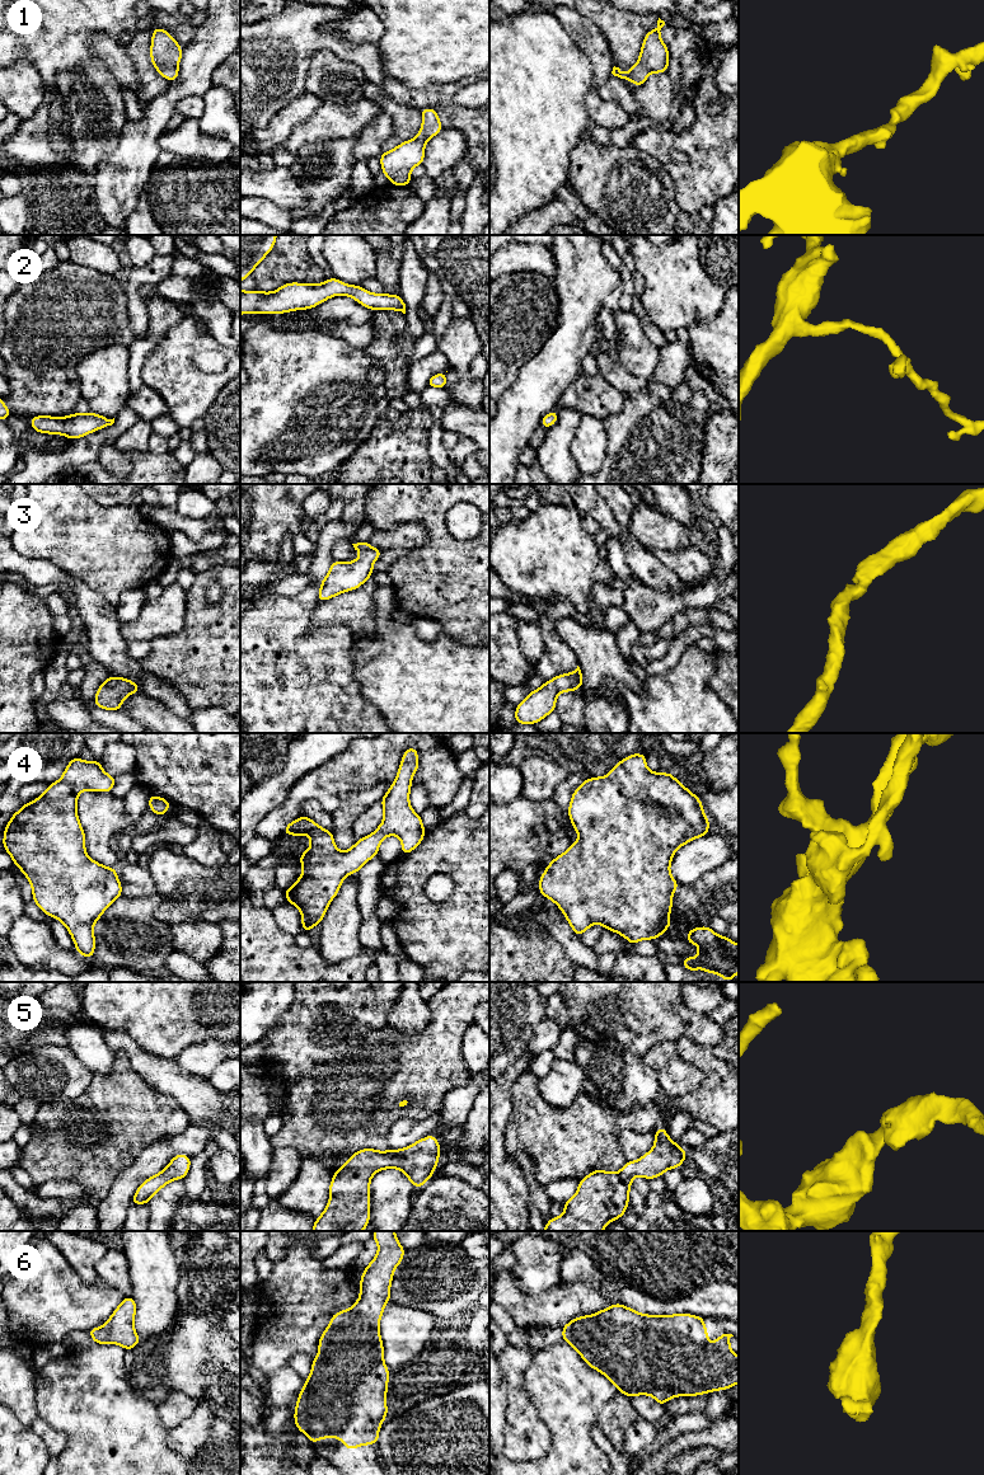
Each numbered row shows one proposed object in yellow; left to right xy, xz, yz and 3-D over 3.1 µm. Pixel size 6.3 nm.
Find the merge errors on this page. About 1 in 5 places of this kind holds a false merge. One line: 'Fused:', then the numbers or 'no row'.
Fused: no row

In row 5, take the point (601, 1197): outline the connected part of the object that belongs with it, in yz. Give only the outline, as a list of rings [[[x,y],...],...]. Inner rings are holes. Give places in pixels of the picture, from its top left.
[[[661,1126],[655,1133],[655,1145],[651,1151],[642,1155],[637,1161],[627,1161],[619,1173],[608,1173],[601,1169],[591,1171],[580,1180],[576,1194],[563,1203],[564,1213],[561,1217],[552,1217],[543,1231],[603,1231],[604,1227],[619,1220],[629,1203],[629,1188],[636,1175],[650,1180],[661,1176],[667,1169],[678,1169],[688,1157],[687,1151],[670,1140]]]

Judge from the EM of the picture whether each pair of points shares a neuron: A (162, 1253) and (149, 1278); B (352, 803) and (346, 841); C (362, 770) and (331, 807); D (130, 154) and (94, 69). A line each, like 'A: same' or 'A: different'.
A: same
B: same
C: same
D: different

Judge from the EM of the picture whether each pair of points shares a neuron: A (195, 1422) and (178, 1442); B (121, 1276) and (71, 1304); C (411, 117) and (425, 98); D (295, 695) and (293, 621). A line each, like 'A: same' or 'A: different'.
A: same
B: different
C: different
D: same

